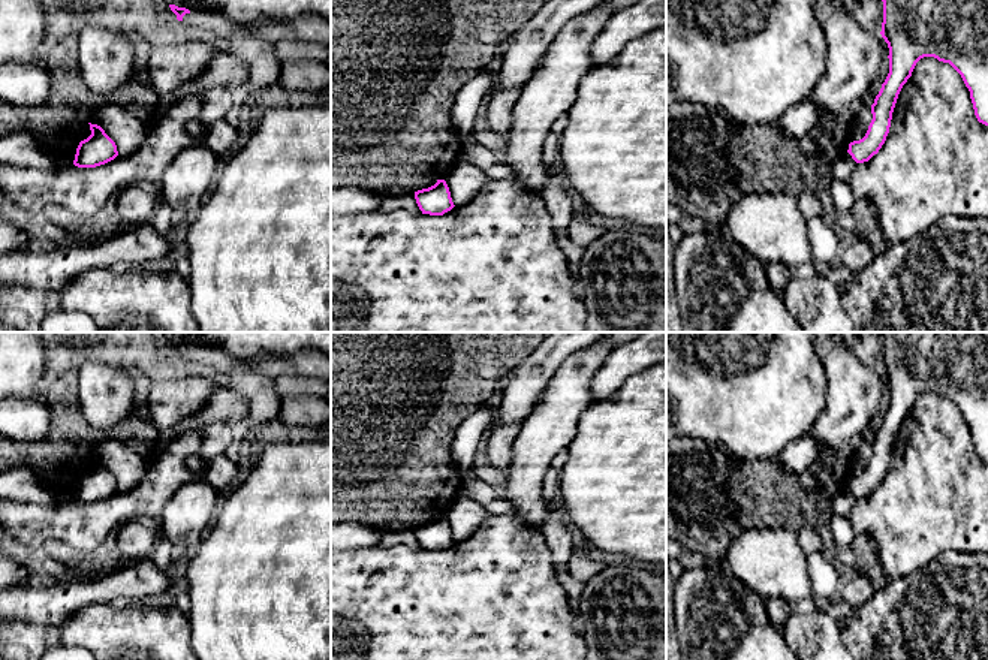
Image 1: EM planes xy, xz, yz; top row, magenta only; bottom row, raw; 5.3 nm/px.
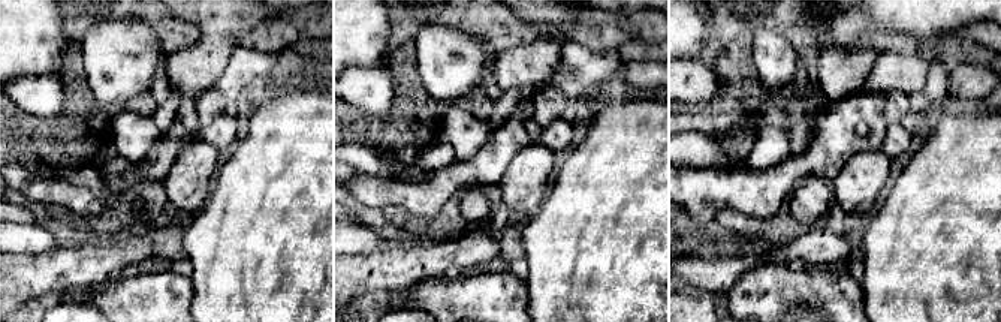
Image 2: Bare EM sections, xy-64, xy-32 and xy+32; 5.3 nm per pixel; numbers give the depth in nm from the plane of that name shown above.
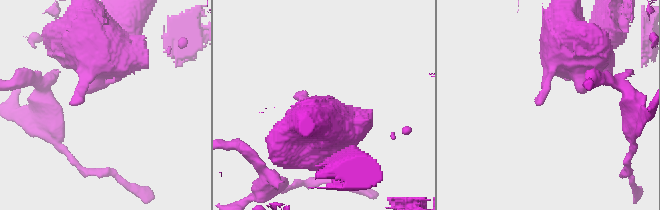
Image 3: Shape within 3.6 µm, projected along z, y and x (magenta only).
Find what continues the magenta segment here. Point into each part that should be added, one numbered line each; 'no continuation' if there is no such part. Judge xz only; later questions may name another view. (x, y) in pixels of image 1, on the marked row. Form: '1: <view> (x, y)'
no continuation

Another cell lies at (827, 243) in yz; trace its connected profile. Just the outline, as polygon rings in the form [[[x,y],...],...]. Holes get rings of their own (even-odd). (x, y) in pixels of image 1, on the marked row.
[[[822,217],[807,220],[808,241],[811,245],[813,262],[834,263],[841,253],[844,239],[840,232],[826,224]]]

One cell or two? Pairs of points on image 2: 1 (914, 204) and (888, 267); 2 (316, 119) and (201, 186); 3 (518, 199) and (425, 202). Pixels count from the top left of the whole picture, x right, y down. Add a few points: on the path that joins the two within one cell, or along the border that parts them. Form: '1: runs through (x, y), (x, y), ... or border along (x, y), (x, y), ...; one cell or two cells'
1: runs through (914, 219), (914, 240), (902, 252); one cell
2: border along (225, 155), (216, 172), (211, 195), (199, 211); two cells
3: border along (516, 153), (496, 183); two cells

